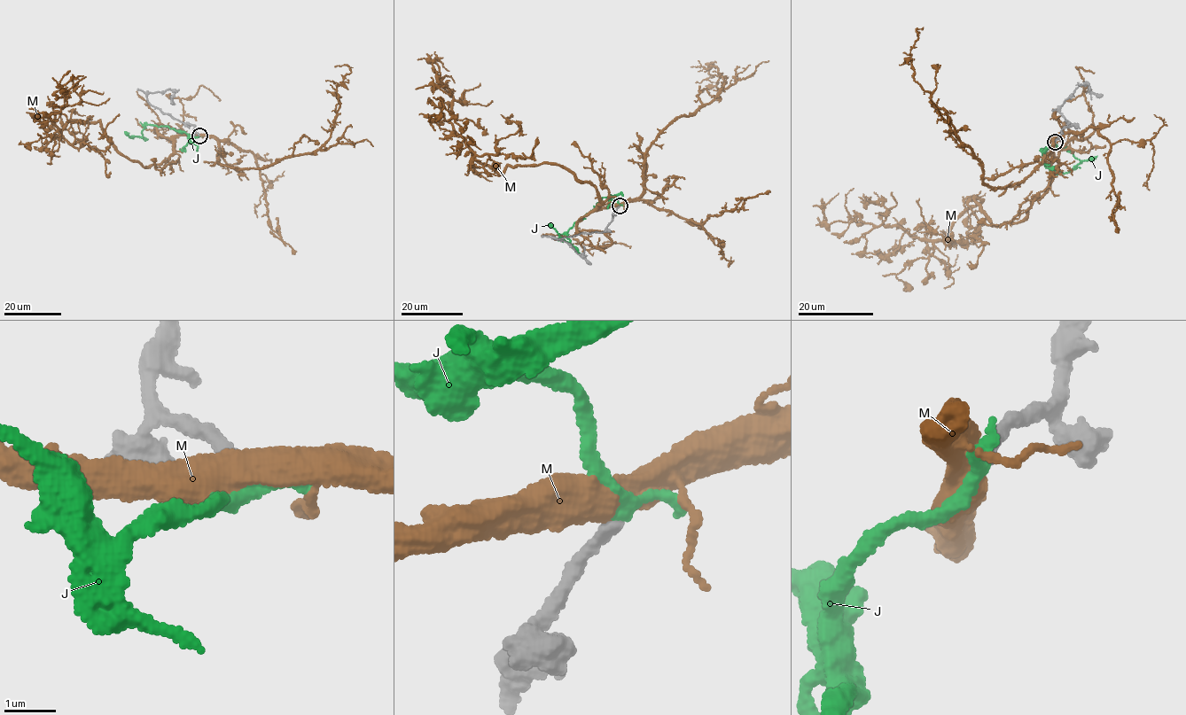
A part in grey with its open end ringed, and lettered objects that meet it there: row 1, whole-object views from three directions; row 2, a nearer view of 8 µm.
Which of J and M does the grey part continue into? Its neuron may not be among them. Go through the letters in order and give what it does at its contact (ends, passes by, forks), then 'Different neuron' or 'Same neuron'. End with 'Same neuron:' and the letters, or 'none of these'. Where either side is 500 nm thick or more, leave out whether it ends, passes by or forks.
J: It passes by. Same neuron
M: Different neuron
Same neuron: J

